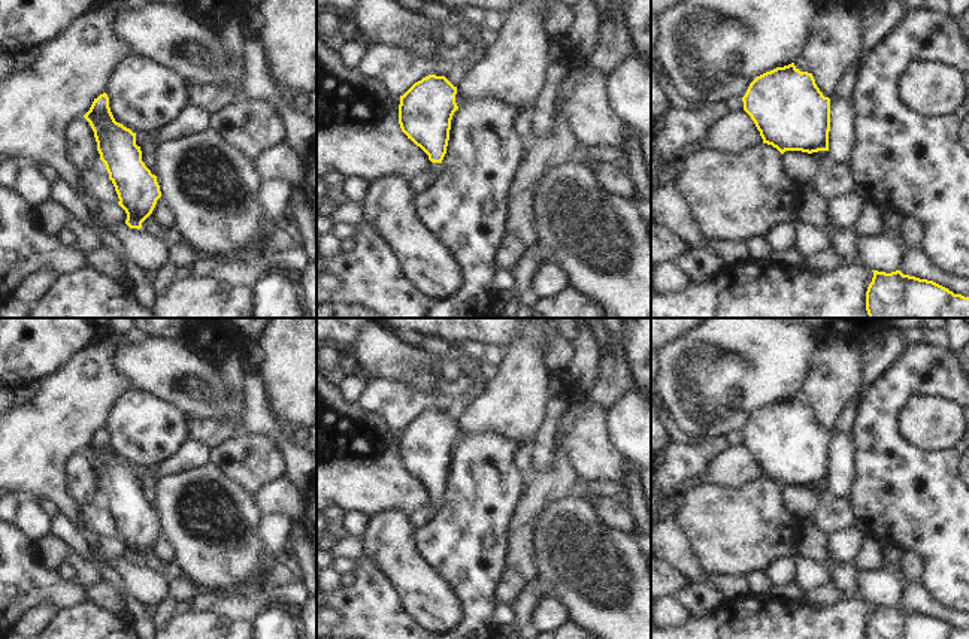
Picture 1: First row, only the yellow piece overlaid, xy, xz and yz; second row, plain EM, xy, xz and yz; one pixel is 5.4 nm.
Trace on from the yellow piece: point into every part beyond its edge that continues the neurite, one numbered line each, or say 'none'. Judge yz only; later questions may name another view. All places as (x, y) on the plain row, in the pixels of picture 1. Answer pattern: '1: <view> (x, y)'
1: yz (895, 344)

